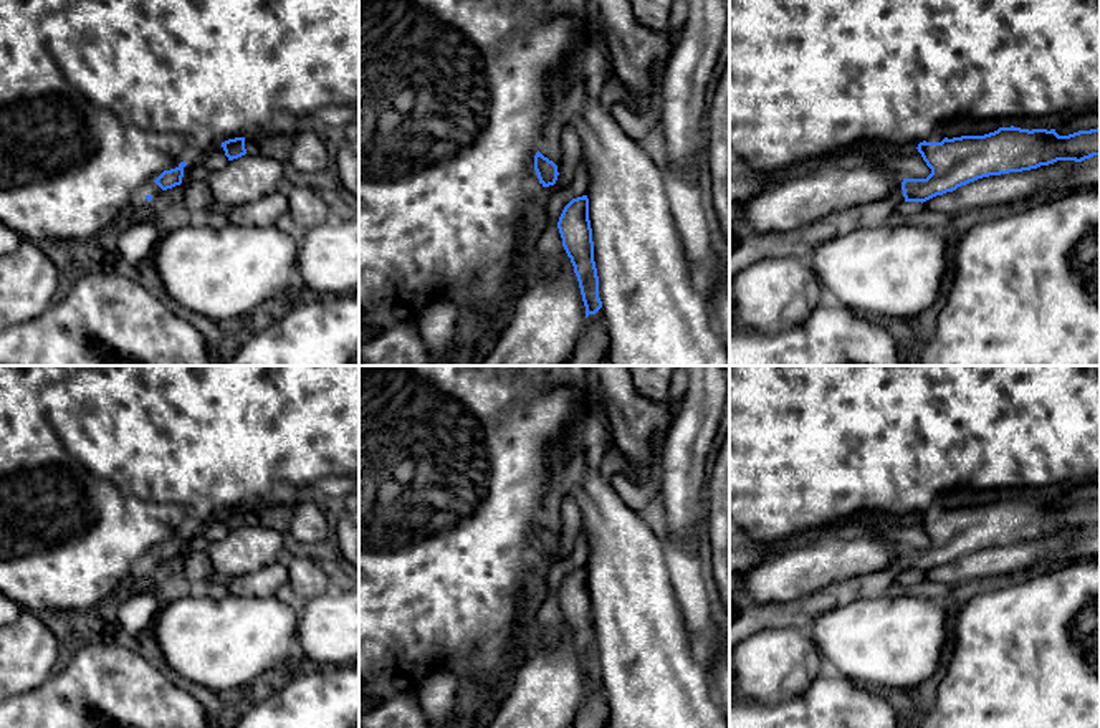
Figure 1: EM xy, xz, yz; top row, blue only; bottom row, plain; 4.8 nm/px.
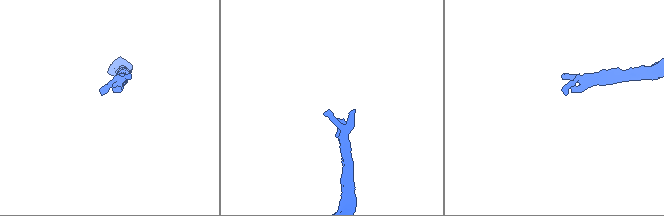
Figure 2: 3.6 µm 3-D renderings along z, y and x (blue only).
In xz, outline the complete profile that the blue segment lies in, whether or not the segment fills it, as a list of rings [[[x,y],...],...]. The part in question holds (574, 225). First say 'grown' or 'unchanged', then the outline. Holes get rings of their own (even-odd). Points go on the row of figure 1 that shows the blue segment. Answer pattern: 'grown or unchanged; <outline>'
unchanged; [[[587,195],[572,199],[564,207],[557,228],[562,238],[562,247],[574,266],[587,318],[602,308],[602,301],[599,298],[599,276],[594,261]]]

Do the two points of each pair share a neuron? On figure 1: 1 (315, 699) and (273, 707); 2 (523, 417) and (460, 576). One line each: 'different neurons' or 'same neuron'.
1: same neuron
2: same neuron

